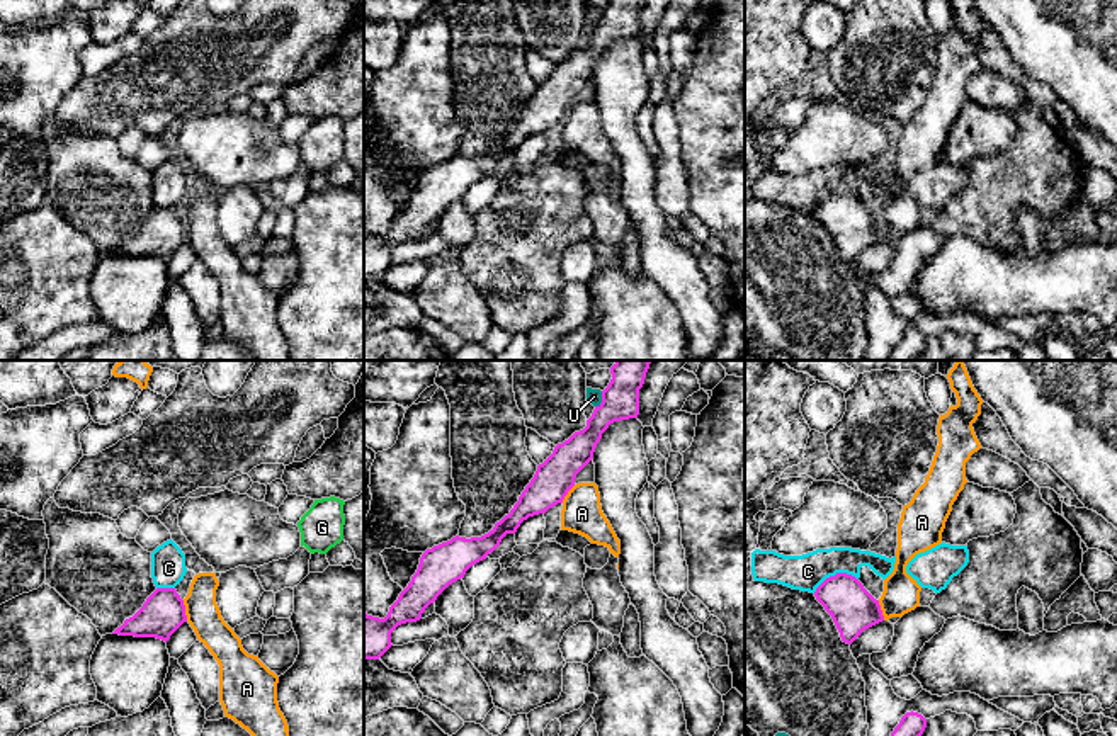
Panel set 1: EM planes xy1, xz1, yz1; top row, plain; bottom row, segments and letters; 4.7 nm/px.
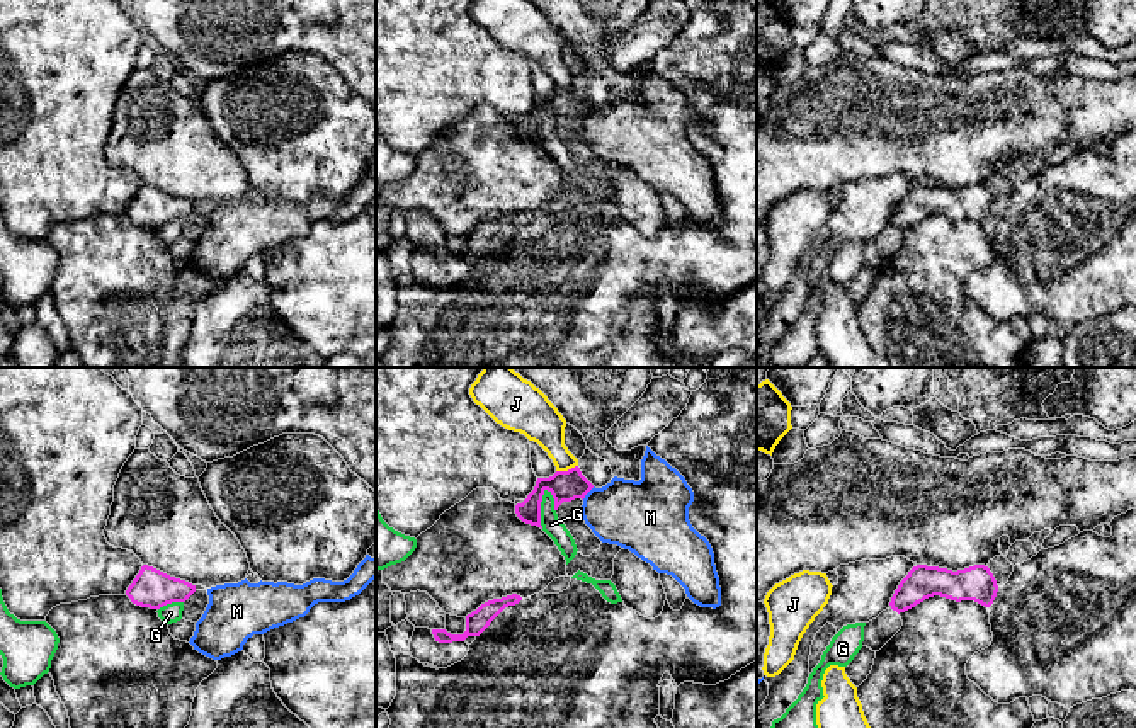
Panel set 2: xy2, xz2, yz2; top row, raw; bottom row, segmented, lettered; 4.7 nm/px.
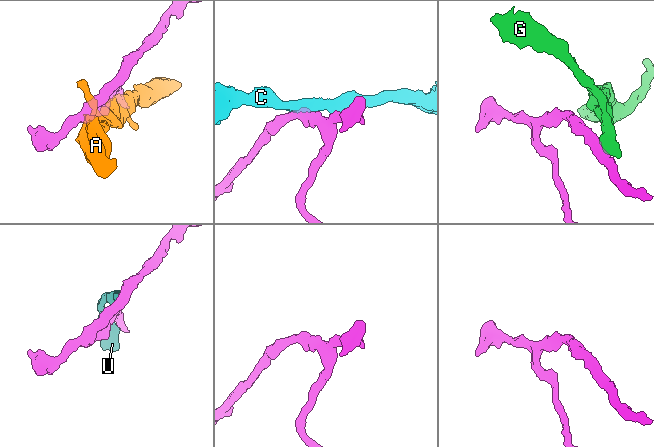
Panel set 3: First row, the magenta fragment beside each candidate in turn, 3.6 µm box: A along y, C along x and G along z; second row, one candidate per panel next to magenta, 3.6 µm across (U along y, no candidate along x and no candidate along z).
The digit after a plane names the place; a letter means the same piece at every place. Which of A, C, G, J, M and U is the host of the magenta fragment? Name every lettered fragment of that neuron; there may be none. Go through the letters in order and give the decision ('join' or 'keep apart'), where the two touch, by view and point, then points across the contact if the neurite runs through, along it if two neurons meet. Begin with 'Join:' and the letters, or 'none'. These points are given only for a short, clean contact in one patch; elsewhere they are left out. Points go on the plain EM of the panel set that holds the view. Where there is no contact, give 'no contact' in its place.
Join: none
A: keep apart; meets magenta in xy1 at (184, 230); border along xy1 (182, 220), (187, 240)
C: keep apart; meets magenta in yz1 at (837, 192); border along yz1 (857, 198), (847, 192), (835, 192), (813, 211)
G: keep apart; meets magenta in xz2 at (539, 128); border along xz2 (546, 108), (541, 118), (541, 147)
J: keep apart; meets magenta in xz2 at (568, 89); border along xz2 (577, 84), (556, 90)
M: keep apart; meets magenta in xz2 at (587, 111); border along xz2 (594, 106), (582, 118)
U: keep apart; meets magenta in xz1 at (602, 19); border along xz1 (602, 11), (602, 19), (595, 26)

